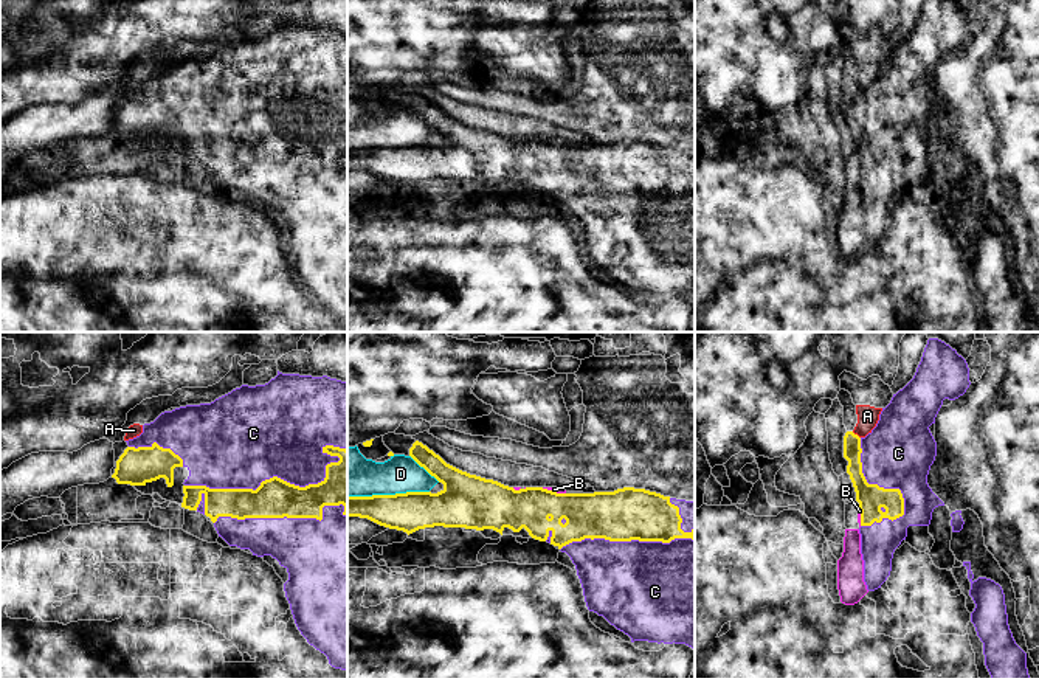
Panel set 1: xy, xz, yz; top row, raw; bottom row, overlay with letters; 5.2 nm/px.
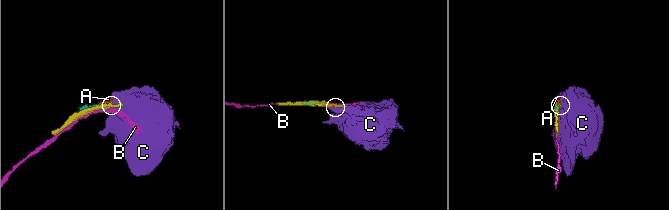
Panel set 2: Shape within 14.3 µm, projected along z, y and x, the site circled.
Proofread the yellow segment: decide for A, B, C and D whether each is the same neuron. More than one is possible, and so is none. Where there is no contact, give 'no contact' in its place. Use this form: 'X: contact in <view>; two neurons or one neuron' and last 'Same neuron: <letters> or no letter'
A: contact in yz; two neurons
B: contact in xz; two neurons
C: contact in xy; one neuron
D: contact in xz; two neurons
Same neuron: C

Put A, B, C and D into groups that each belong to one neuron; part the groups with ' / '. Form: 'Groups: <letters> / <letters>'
Groups: A D / B / C

